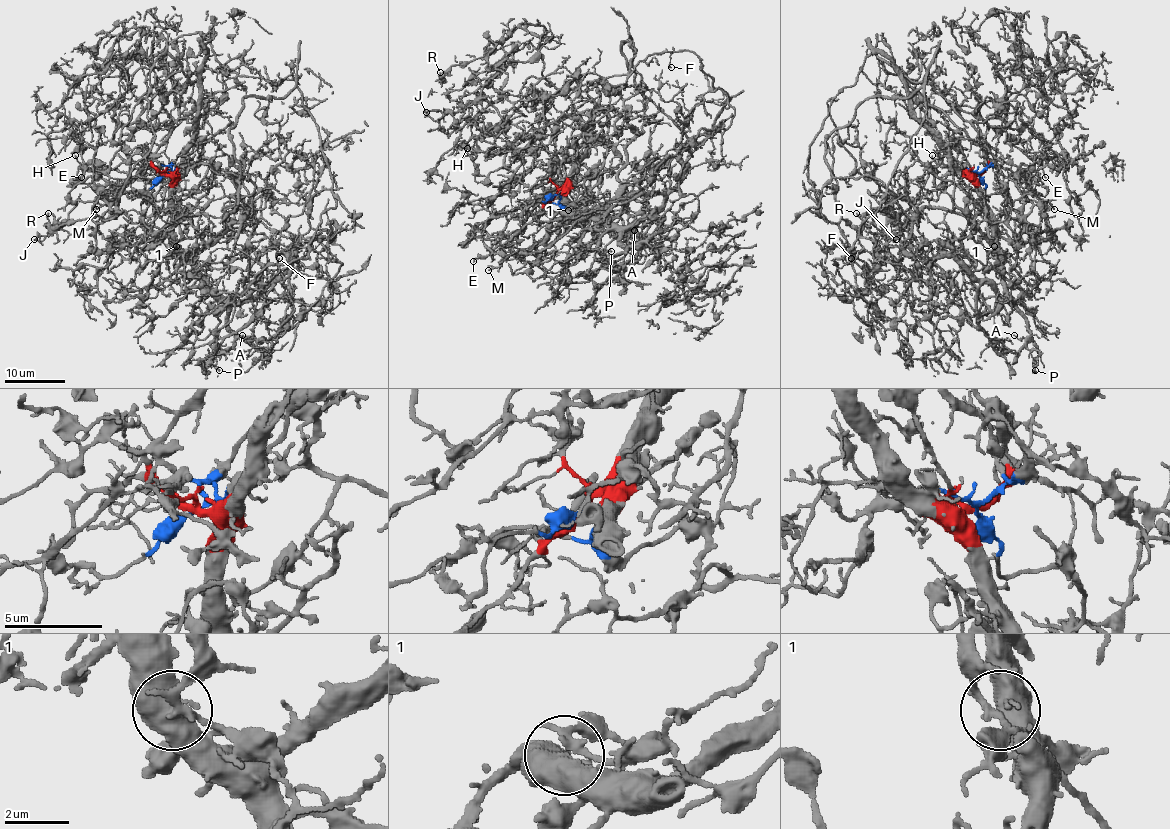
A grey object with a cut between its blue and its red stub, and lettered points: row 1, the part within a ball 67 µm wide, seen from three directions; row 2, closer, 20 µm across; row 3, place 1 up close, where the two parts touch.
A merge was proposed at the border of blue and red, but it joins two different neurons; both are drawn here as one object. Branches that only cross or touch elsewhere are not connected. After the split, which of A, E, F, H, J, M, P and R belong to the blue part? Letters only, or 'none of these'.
F, H, J, R

